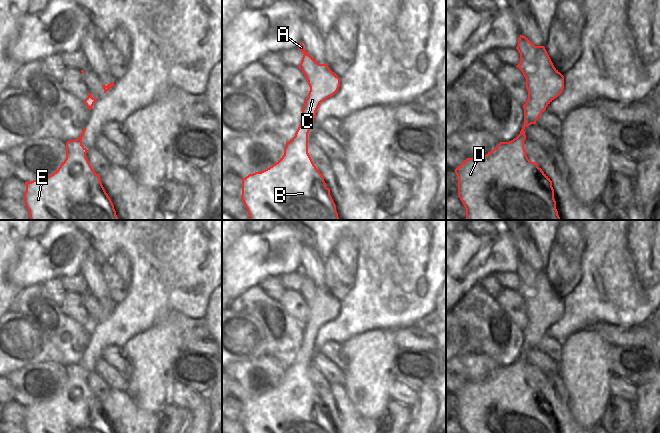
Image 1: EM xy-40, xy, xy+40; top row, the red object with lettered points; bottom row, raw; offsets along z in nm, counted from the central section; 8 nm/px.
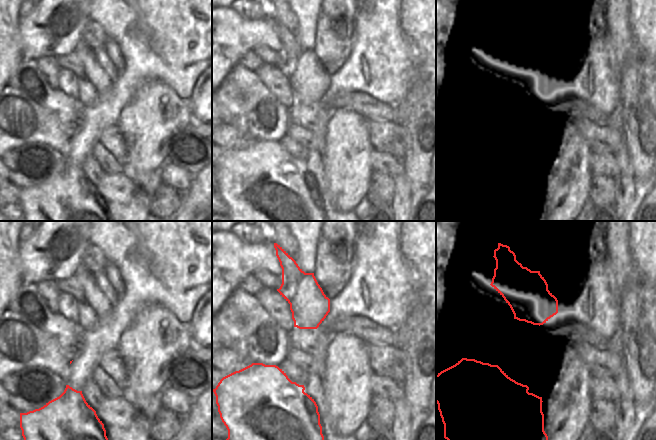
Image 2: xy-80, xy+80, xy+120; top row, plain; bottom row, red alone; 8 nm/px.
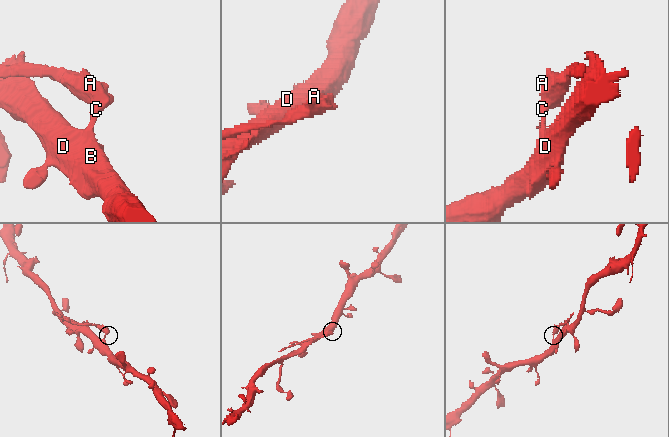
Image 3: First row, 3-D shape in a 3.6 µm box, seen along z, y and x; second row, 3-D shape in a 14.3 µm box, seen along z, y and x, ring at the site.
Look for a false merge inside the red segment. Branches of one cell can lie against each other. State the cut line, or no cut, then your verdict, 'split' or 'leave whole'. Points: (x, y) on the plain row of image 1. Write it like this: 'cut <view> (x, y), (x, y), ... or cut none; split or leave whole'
cut xy (294, 360), (307, 364); split

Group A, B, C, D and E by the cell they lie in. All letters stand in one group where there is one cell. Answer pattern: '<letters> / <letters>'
A C / B D E

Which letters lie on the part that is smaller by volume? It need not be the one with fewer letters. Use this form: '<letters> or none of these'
A, C

